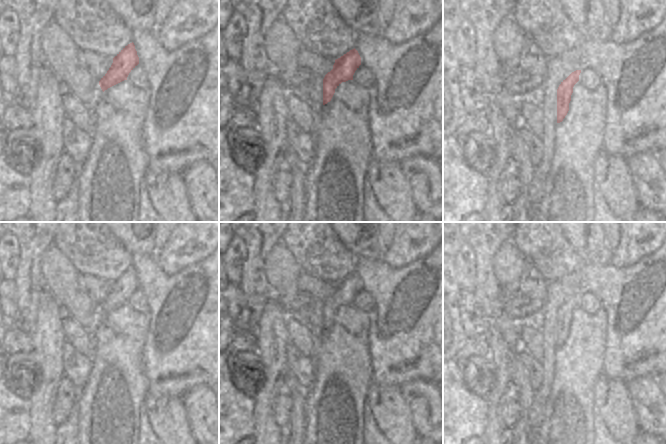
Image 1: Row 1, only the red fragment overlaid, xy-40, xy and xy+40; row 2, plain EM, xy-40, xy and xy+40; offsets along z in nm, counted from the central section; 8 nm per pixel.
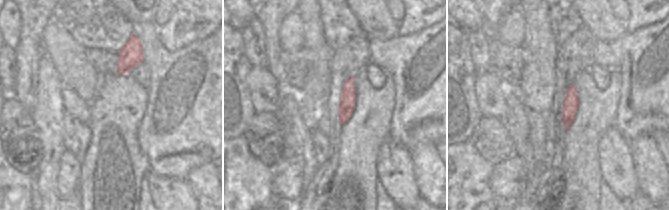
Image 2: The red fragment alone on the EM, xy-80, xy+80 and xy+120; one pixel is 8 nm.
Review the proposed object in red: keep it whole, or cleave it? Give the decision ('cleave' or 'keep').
keep

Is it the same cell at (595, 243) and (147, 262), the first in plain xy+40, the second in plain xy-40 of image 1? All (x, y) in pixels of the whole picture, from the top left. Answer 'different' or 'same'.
different

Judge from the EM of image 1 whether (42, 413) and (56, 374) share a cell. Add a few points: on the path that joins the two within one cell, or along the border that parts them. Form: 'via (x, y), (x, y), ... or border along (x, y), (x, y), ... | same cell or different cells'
via (42, 403), (50, 384) | same cell

